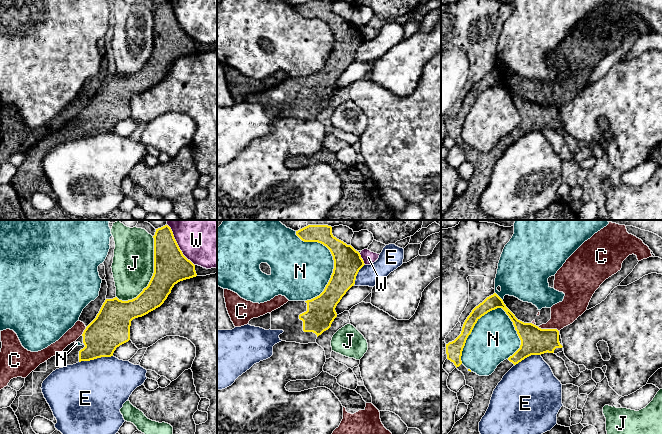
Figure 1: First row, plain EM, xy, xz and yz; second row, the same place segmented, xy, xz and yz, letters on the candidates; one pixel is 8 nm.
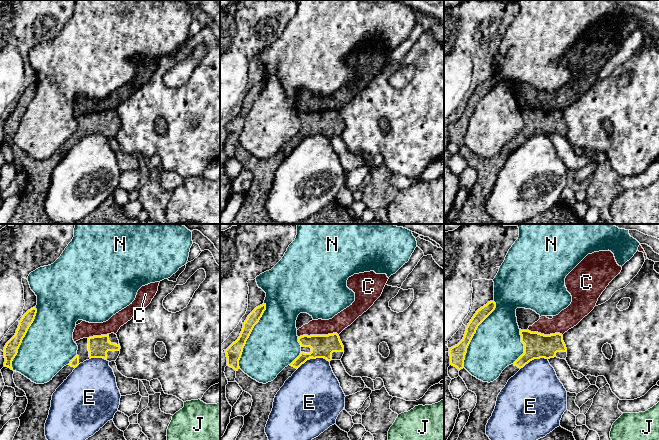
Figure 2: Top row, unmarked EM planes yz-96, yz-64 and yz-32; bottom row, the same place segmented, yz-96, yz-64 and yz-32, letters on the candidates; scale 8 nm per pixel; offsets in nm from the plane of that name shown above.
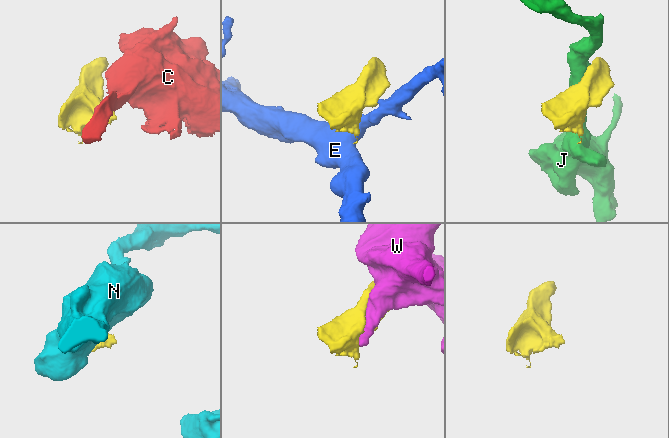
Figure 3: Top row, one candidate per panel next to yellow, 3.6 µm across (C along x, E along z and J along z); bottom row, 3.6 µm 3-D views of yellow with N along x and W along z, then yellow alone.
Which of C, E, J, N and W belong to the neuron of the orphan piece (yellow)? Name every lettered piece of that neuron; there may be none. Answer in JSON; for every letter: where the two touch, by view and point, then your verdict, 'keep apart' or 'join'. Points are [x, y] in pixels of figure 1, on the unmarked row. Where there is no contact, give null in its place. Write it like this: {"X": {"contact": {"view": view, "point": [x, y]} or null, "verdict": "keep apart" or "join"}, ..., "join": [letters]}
{"C": {"contact": {"view": "yz", "point": [548, 105]}, "verdict": "keep apart"}, "E": {"contact": {"view": "xy", "point": [95, 134]}, "verdict": "keep apart"}, "J": {"contact": {"view": "xy", "point": [153, 51]}, "verdict": "keep apart"}, "N": {"contact": {"view": "yz", "point": [472, 105]}, "verdict": "keep apart"}, "W": {"contact": {"view": "xy", "point": [177, 21]}, "verdict": "keep apart"}, "join": []}

